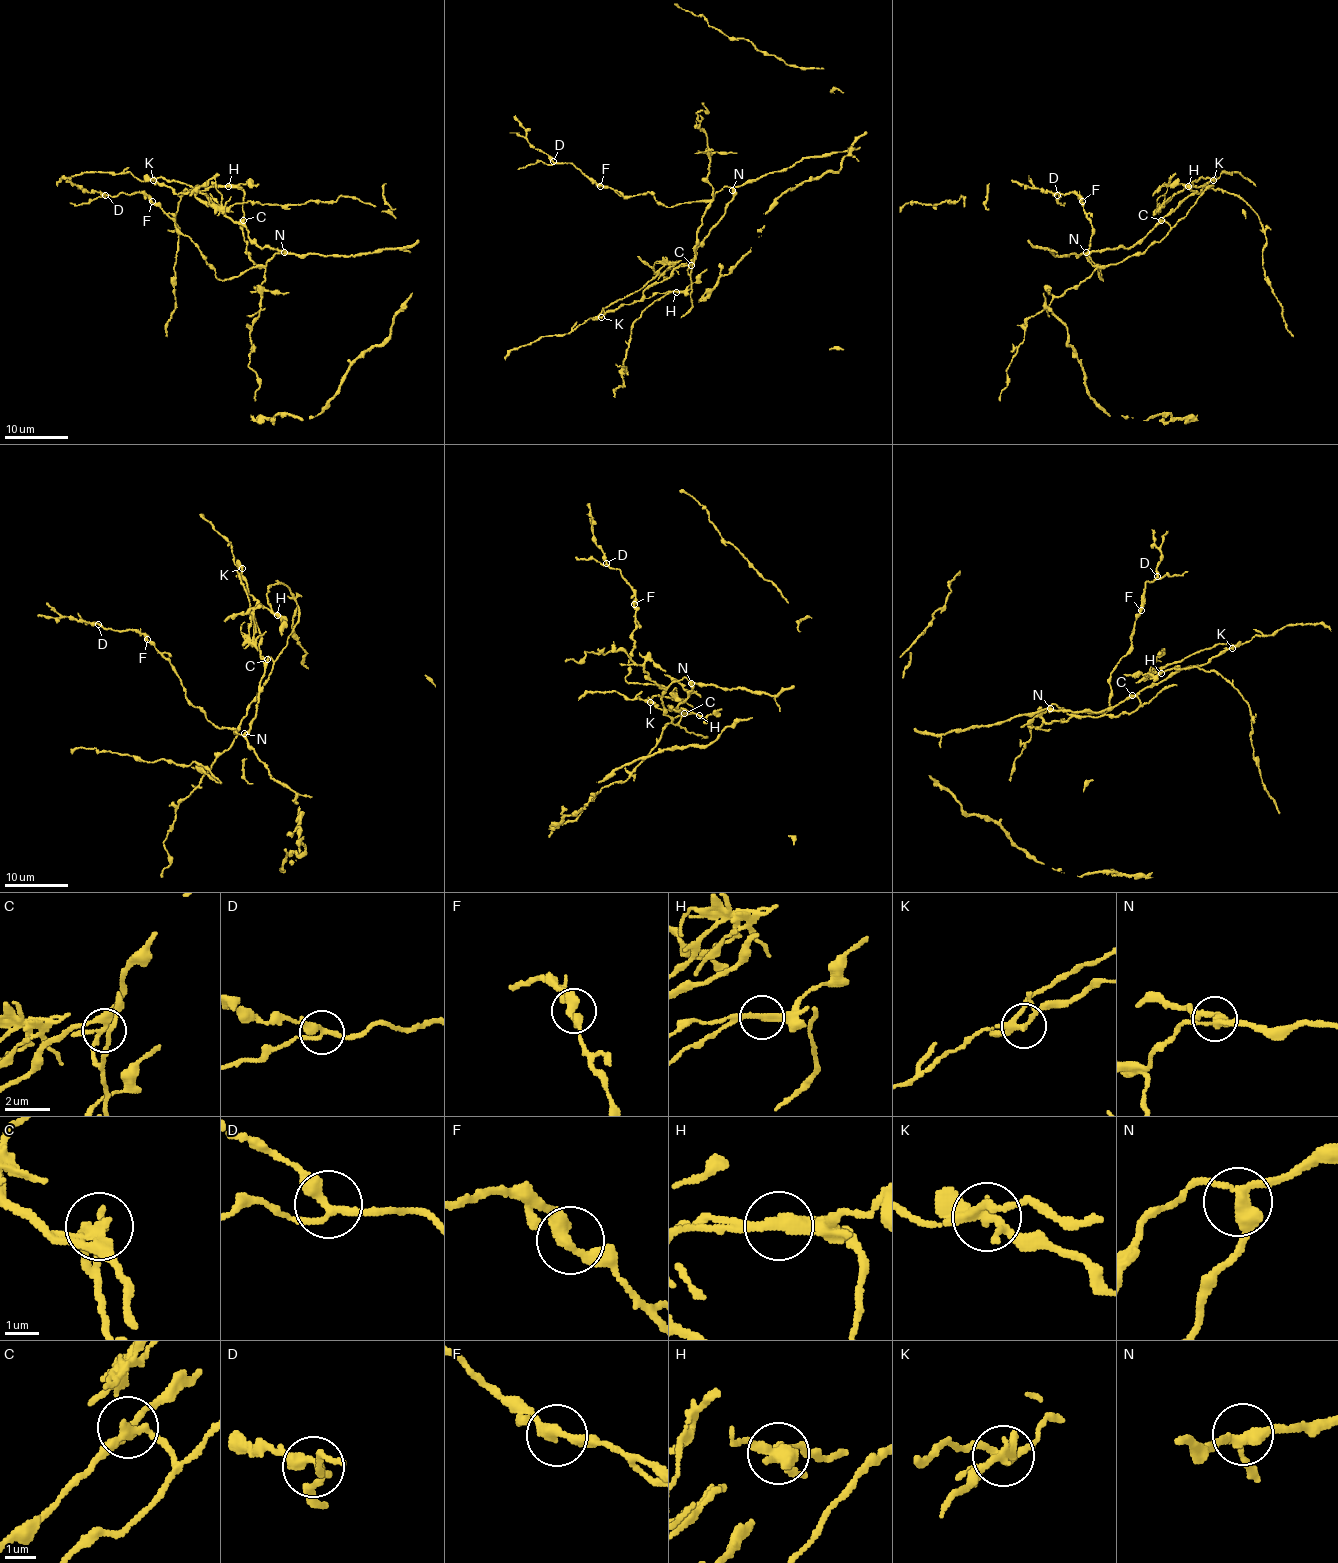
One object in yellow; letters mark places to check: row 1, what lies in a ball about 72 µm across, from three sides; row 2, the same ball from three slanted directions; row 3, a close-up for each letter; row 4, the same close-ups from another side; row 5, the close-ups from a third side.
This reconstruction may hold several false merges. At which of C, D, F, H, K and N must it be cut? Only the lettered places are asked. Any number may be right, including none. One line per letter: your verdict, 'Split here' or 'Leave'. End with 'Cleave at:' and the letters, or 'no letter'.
C: Split here
D: Leave
F: Leave
H: Split here
K: Split here
N: Leave
Cleave at: C, H, K

